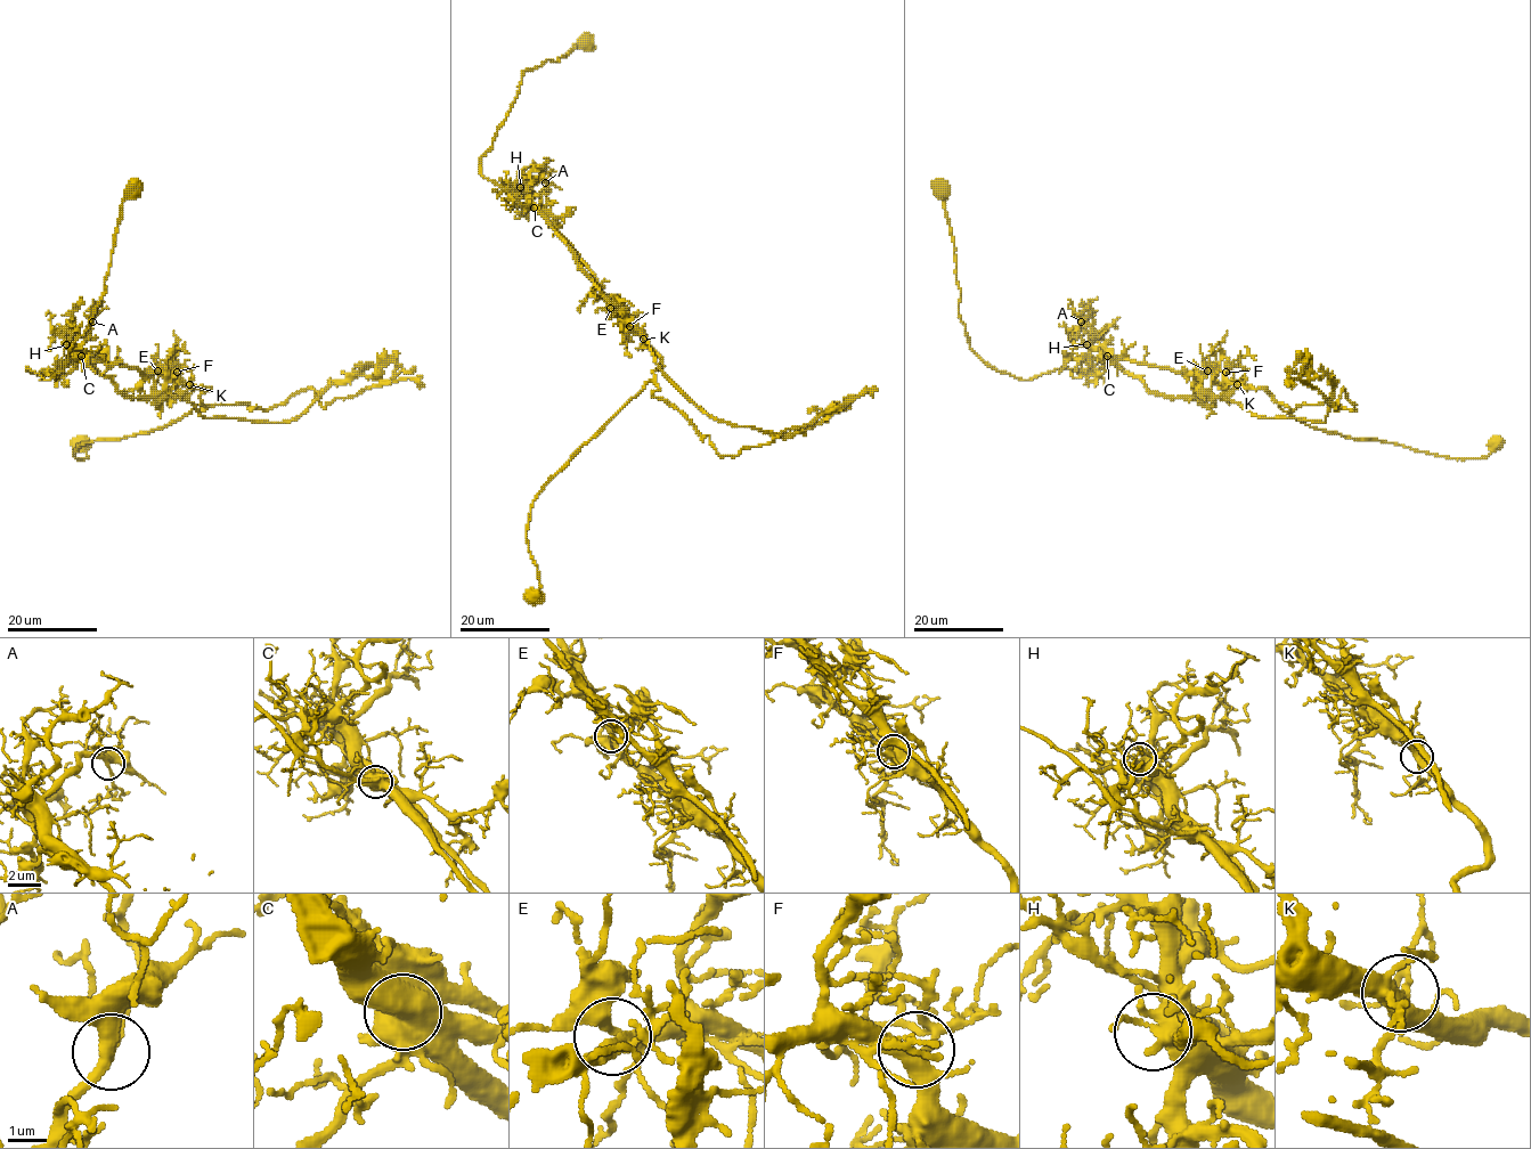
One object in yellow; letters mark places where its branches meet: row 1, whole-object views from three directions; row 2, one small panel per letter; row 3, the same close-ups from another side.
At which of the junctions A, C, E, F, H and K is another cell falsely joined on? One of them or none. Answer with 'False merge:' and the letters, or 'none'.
False merge: C

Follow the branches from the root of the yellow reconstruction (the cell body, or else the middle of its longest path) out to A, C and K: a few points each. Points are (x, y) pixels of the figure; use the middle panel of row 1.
A: (535, 596), (539, 571), (527, 540), (535, 497), (662, 366), (531, 202), (530, 188), (545, 182)
C: (535, 596), (539, 571), (527, 540), (535, 497), (662, 366), (653, 348), (613, 312), (577, 251), (535, 208)
K: (535, 596), (540, 588), (539, 571), (527, 540), (535, 497), (654, 379), (662, 360), (643, 339)

